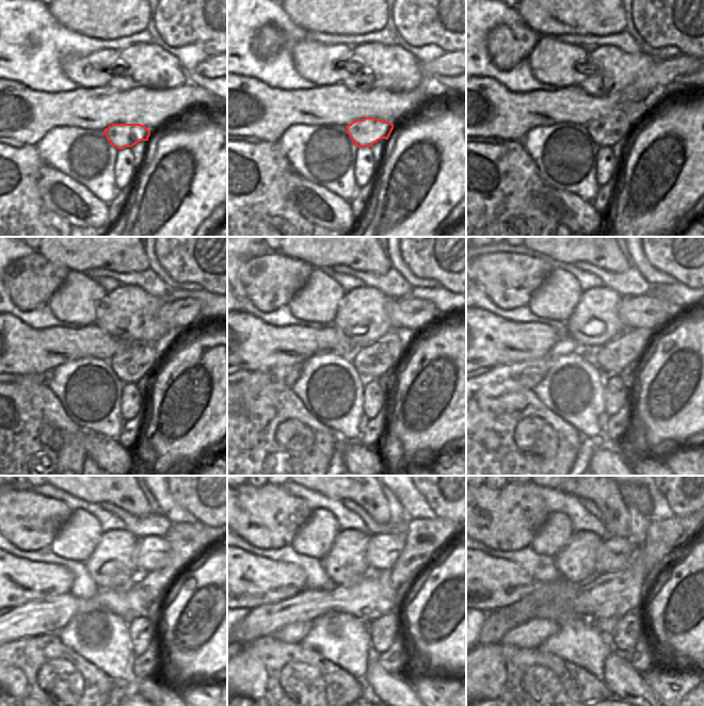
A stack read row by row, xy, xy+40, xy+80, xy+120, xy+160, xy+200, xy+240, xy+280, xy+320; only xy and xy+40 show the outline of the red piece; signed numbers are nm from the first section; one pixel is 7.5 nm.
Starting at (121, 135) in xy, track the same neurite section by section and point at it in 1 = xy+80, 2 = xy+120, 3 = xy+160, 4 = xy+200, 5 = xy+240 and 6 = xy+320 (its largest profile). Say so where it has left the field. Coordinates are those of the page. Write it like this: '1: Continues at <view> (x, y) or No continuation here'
1: Continues at xy+80 (606, 131)
2: Continues at xy+120 (131, 364)
3: Continues at xy+160 (373, 359)
4: Continues at xy+200 (611, 358)
5: Continues at xy+240 (186, 540)
6: Continues at xy+320 (662, 538)

